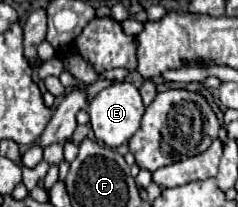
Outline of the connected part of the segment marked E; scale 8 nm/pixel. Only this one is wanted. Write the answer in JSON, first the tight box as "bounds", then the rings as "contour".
{"bounds":[87,81,145,149],"contour":[[[123,81],[123,83],[113,83],[111,87],[97,93],[91,99],[91,103],[87,107],[87,113],[91,117],[91,127],[93,127],[93,133],[95,133],[97,141],[115,149],[115,147],[127,143],[135,135],[135,131],[139,129],[141,117],[145,113],[145,107],[141,103],[139,91],[131,83]]]}

